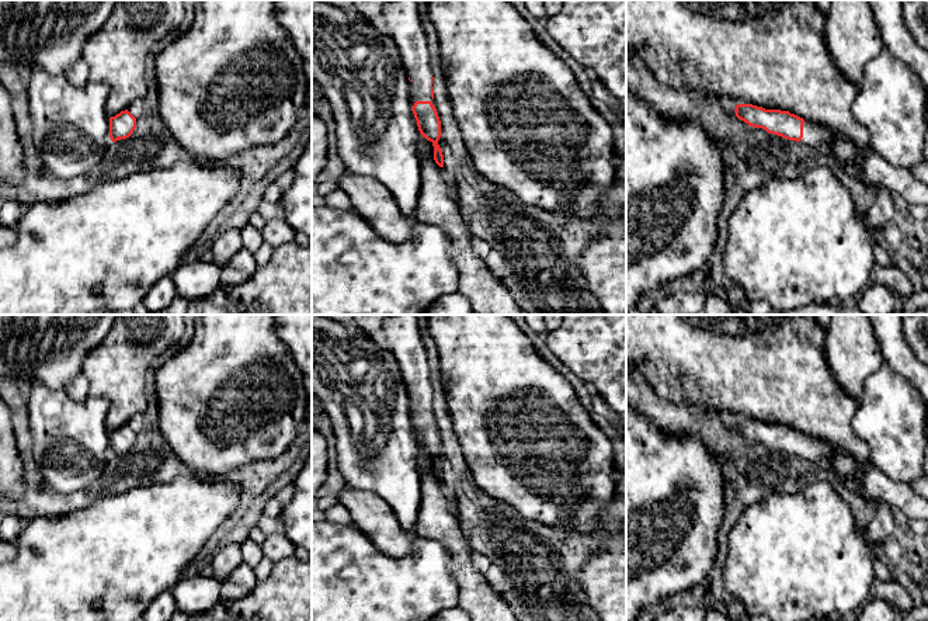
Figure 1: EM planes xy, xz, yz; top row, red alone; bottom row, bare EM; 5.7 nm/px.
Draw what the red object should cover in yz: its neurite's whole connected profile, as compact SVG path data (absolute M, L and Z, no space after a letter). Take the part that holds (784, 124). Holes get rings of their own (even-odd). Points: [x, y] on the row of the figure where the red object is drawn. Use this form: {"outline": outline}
{"outline": "M737 104L734 111L736 117L750 126L762 128L768 133L802 142L820 153L841 136L824 125L804 121L789 111L765 110L753 104Z"}

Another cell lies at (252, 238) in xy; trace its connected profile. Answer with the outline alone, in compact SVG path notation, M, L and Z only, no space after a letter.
M250 223L246 225L241 229L241 243L243 243L244 249L254 253L264 243L264 237L261 235L261 230L256 229Z

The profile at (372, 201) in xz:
M345 173L337 181L357 214L380 237L399 243L413 235L417 222L399 209L393 194L382 183L357 173Z

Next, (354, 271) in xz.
M312 205L312 315L424 315L438 298L455 291L458 291L458 268L451 257L449 237L442 229L417 223L407 240L395 243L380 237L354 208L340 209L329 205Z

